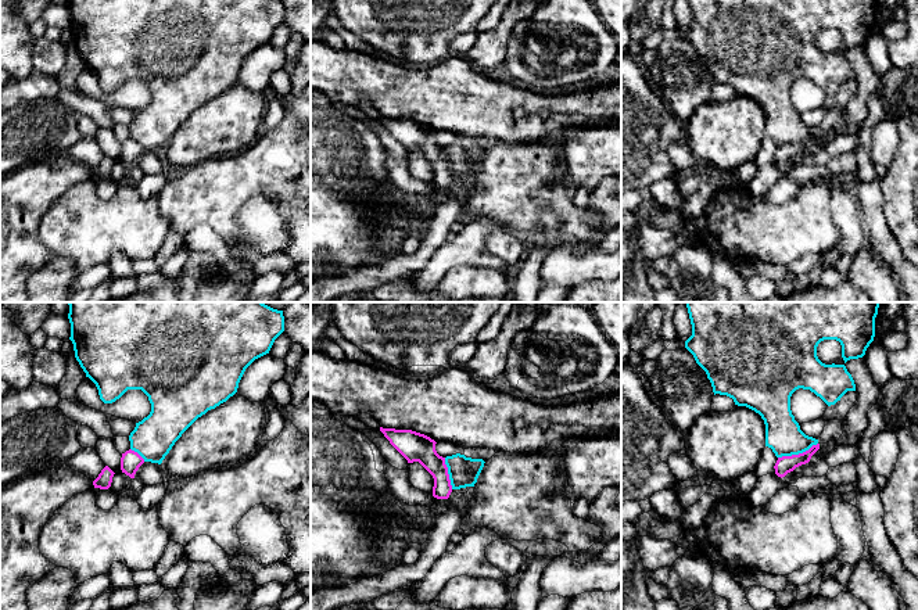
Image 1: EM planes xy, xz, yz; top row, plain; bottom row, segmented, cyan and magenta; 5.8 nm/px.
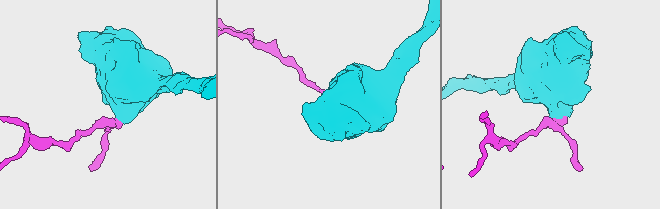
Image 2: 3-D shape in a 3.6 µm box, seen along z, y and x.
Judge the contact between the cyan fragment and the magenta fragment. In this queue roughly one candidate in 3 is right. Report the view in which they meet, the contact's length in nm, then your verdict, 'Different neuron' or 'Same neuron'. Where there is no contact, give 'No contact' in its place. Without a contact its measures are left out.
Touches cyan in yz. Shared border 240 nm. Different neuron

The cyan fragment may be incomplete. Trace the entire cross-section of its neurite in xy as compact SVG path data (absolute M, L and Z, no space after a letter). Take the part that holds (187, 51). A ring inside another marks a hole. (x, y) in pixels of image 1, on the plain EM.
M69 0L71 26L75 47L80 57L97 76L100 89L112 93L128 79L141 79L151 93L151 101L136 112L129 125L130 139L137 141L144 151L161 154L182 123L208 100L215 98L237 82L239 72L245 58L258 47L269 43L275 29L284 21L283 0Z

